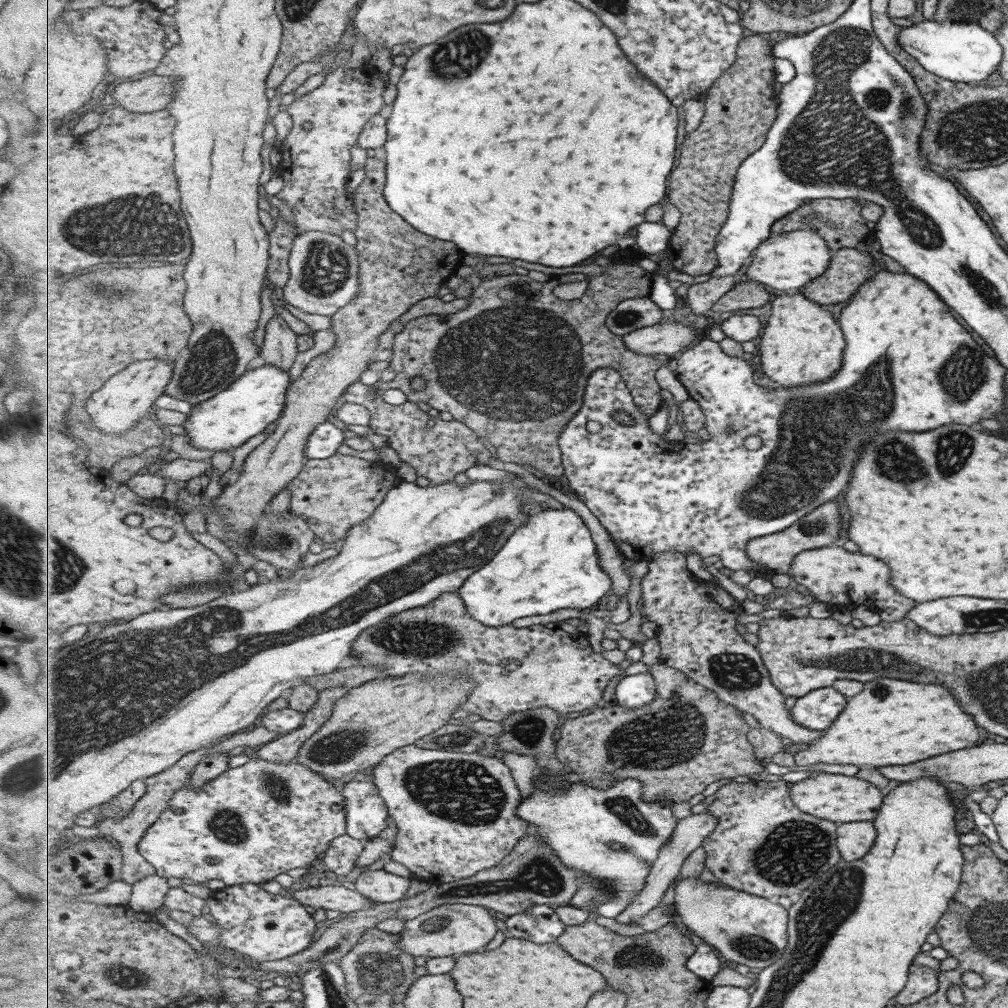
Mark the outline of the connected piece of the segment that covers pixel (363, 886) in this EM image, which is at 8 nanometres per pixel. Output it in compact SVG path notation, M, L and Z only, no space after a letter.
M384 869L367 871L357 875L356 890L363 896L371 898L376 904L392 903L405 898L411 877L405 878L386 872Z

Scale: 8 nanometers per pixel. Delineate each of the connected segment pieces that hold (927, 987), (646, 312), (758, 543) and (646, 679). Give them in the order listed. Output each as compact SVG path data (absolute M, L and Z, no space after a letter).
M910 964L907 968L907 982L894 996L897 1005L910 1005L937 991L938 972L934 968Z
M650 297L621 302L608 316L608 328L617 336L625 337L649 326L656 326L664 319L665 312Z
M829 502L823 506L813 508L803 519L800 519L792 527L786 528L783 532L777 532L769 536L749 540L748 554L753 561L761 562L761 565L769 567L779 573L791 571L791 564L797 554L801 552L824 546L829 546L839 538L839 530L843 524L841 508L837 502Z
M650 671L627 675L617 682L615 702L625 708L640 708L653 702L656 690L657 684Z

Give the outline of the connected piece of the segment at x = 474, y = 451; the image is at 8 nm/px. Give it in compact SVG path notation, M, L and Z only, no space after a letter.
M359 380L344 392L345 403L354 403L367 408L372 414L369 428L377 434L387 436L389 446L399 455L400 460L413 466L418 476L424 476L433 485L448 483L461 472L477 466L488 465L491 460L491 450L477 440L478 434L464 422L440 420L429 427L427 407L408 401L400 406L387 404L381 398L382 390L375 390L373 385L362 384Z

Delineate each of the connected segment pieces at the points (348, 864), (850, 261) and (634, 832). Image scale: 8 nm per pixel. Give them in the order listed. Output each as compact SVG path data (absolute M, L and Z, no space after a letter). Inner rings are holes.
M345 834L336 838L333 843L331 843L331 848L324 852L325 863L329 866L329 869L333 872L339 874L342 879L350 879L354 876L351 872L360 862L361 853L365 850L365 843L361 840Z
M842 248L832 251L832 260L828 270L805 287L801 293L816 304L833 306L851 300L859 288L872 277L869 268L873 268L875 252L863 249Z
M537 774L533 782L535 782L534 794L522 799L521 806L519 806L517 814L520 820L523 820L530 828L537 830L539 840L547 842L567 868L575 870L581 876L592 878L605 893L611 896L611 900L603 901L599 908L594 909L594 914L615 919L621 912L625 912L625 908L644 891L653 864L658 860L663 847L669 844L669 838L673 836L673 832L680 824L680 819L673 814L671 802L665 800L665 796L655 801L645 800L644 783L631 778L618 780L612 788L601 790L581 781L577 776L577 782L568 780L570 783L568 788L562 788L560 792L545 792L542 788L545 781L537 782ZM614 843L623 844L625 851L613 849L611 844Z

